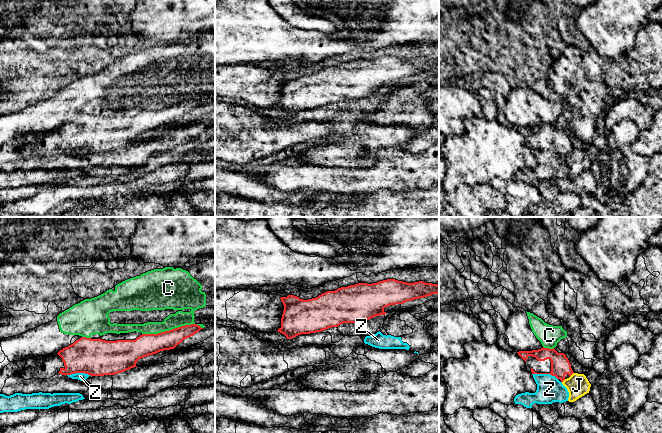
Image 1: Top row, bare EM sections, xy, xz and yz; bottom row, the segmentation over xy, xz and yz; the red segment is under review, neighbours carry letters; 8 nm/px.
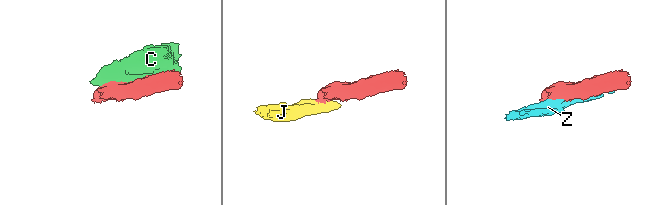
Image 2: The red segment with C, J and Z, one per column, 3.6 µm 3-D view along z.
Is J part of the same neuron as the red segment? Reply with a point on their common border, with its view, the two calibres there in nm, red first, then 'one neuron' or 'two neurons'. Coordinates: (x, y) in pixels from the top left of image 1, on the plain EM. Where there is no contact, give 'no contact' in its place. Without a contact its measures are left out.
yz (572, 149) | 160/180 nm | two neurons

